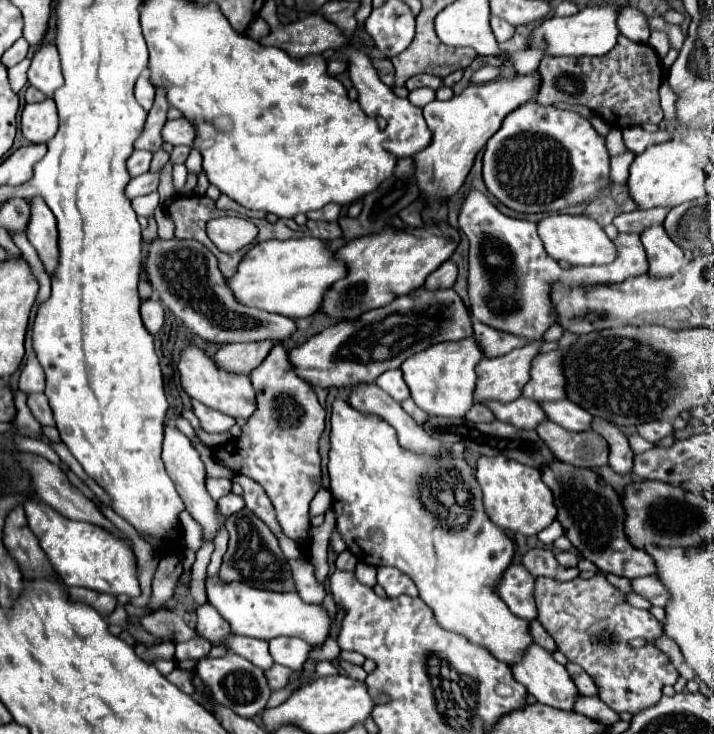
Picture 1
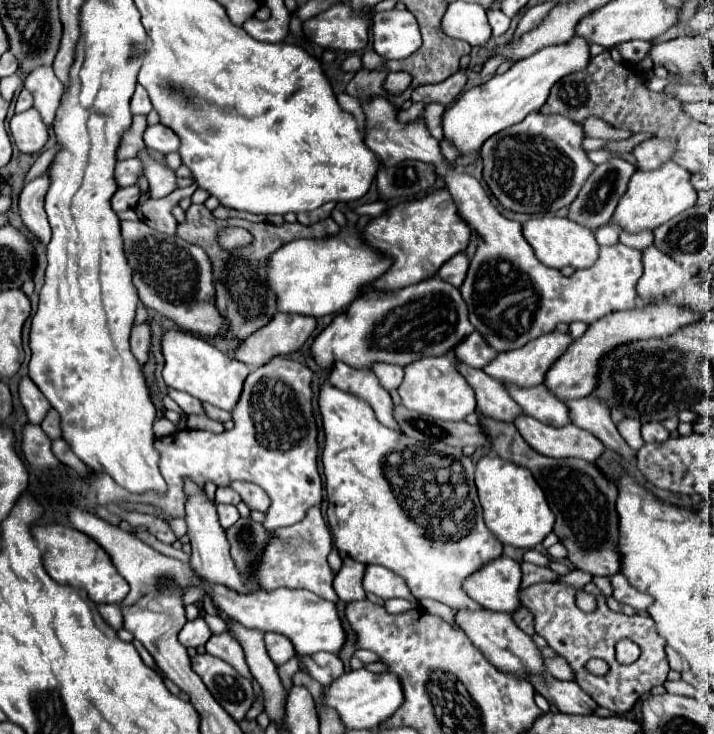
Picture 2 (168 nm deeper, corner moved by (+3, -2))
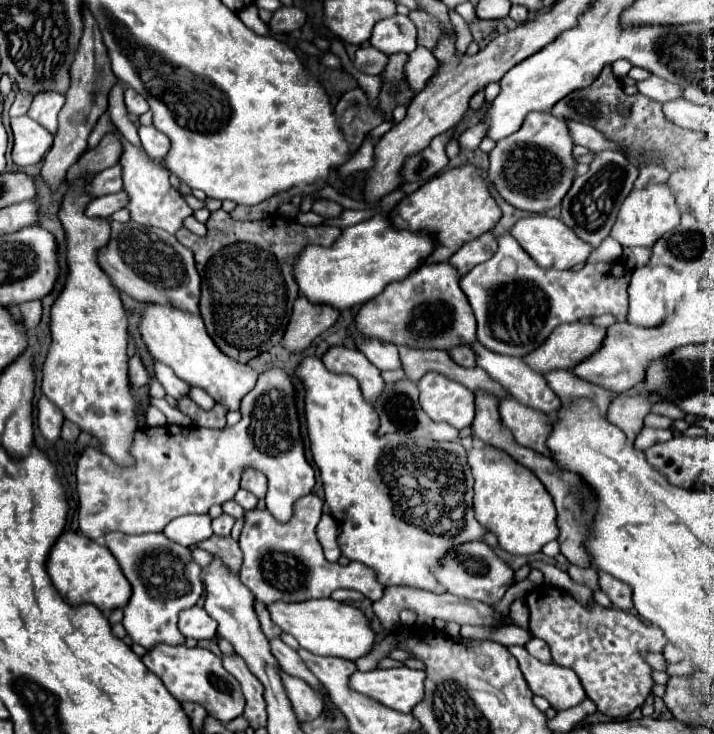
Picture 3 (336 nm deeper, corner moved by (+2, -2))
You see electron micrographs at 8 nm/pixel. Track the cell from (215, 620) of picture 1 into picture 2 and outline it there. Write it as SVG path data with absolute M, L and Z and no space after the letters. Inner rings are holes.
M221 632L221 634L213 634L207 642L207 654L217 656L225 662L229 662L235 670L239 670L239 674L243 676L251 676L249 674L249 666L245 662L245 654L243 648L239 646L239 642L235 642L235 638L229 632Z

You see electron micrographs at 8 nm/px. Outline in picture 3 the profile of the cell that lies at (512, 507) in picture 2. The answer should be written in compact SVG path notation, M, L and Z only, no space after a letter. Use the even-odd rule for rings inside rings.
M480 444L468 452L468 464L474 476L474 512L476 520L498 536L500 546L510 554L530 556L544 544L558 538L556 508L542 482L510 454L500 448Z

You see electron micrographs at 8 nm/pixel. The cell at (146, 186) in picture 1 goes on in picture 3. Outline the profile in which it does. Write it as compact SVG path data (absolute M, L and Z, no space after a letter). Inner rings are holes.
M124 192L100 196L88 202L84 214L88 214L88 218L110 218L116 210L124 208L126 202L128 202L128 196Z

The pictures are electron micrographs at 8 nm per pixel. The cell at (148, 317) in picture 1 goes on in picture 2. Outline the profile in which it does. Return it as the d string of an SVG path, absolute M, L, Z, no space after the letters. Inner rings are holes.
M145 320L143 324L137 324L131 332L131 352L135 358L145 364L147 352L149 352L149 342L151 342L151 322Z

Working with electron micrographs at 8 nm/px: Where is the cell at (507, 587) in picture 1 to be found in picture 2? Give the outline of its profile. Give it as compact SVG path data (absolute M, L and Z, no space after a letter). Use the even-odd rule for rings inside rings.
M497 558L467 578L465 592L487 610L513 614L519 604L521 568L511 558Z

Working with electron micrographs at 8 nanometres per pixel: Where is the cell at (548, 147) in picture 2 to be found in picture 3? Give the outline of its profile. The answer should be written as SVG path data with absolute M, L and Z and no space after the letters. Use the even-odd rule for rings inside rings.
M528 114L520 130L496 142L490 152L488 180L514 208L542 214L558 206L572 186L576 166L572 146L574 144L566 132L564 120L552 114Z

